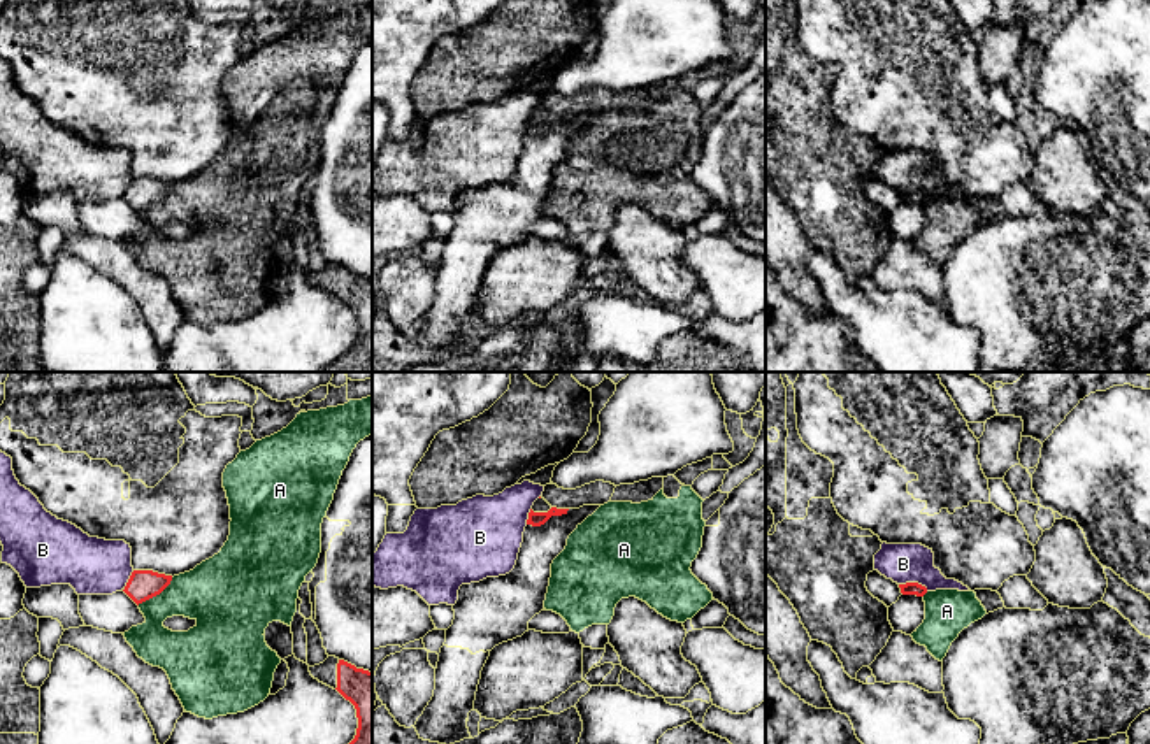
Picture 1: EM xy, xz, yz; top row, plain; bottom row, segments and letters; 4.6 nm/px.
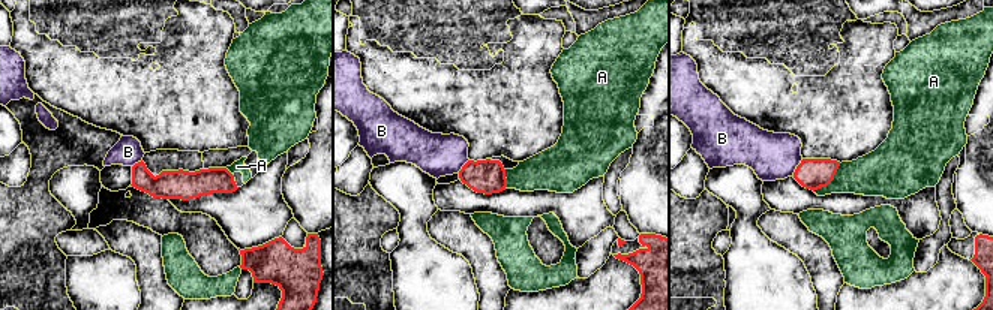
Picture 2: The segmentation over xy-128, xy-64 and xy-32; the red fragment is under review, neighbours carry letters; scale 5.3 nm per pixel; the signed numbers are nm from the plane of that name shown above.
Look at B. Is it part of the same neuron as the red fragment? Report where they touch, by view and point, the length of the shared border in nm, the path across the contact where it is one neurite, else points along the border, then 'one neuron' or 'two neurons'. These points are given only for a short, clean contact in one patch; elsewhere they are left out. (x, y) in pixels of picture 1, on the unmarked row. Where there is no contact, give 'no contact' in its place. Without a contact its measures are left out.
yz (913, 190) | 140 nm | along yz (899, 190), (920, 190), (927, 197) | two neurons

